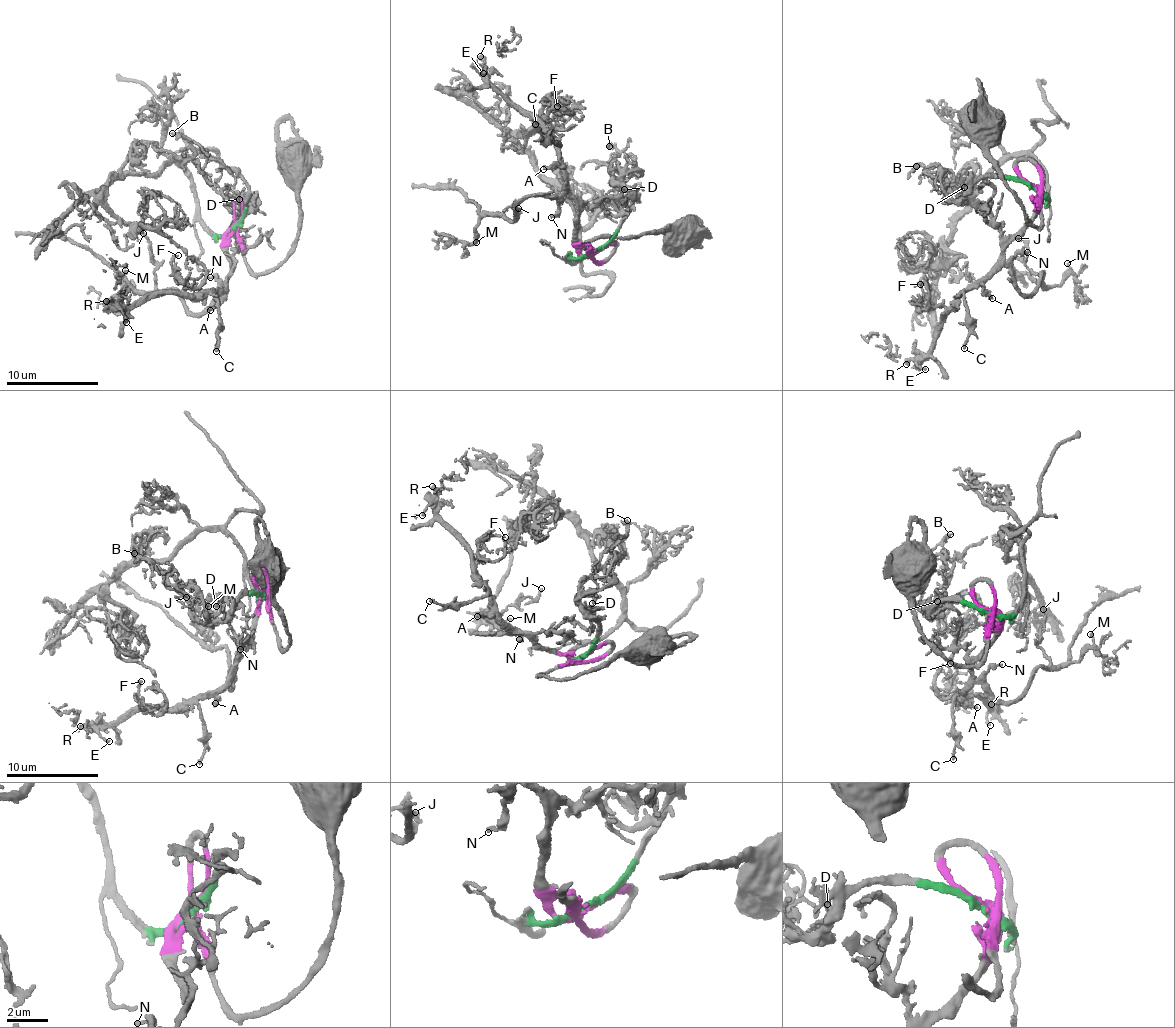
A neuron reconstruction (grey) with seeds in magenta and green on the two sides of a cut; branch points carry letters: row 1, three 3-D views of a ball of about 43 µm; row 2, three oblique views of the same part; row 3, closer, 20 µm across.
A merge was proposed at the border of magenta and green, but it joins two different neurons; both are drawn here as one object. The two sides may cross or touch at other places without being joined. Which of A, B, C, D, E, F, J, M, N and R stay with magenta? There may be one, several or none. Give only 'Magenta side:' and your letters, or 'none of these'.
Magenta side: A, C, E, F, J, M, N, R

